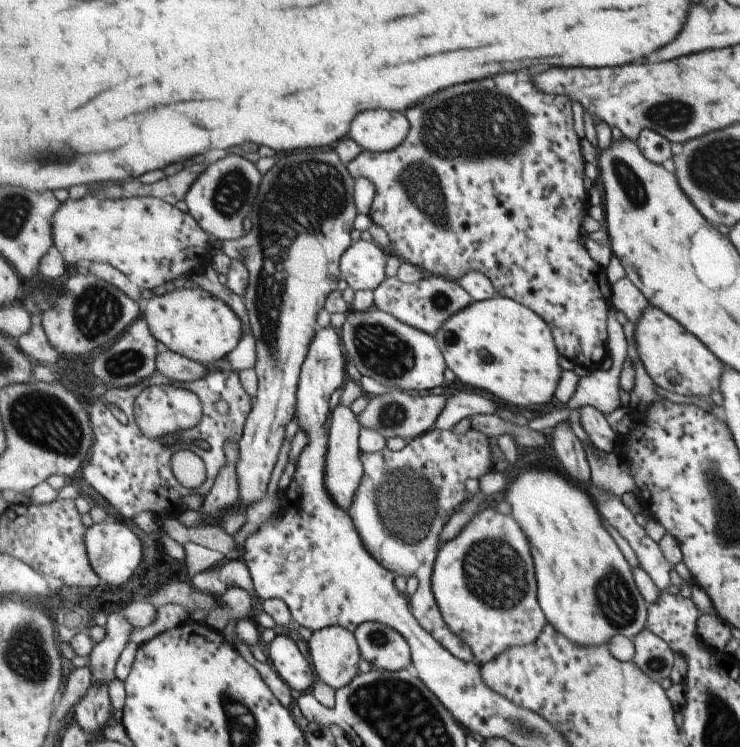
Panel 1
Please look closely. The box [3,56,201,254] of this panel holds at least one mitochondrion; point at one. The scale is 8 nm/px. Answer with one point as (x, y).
(62, 155)

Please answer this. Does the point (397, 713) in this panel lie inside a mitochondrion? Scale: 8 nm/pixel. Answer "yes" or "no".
yes

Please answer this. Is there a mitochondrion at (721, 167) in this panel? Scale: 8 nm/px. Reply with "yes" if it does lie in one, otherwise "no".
yes

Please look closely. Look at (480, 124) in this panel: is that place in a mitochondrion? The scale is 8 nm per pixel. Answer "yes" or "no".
yes

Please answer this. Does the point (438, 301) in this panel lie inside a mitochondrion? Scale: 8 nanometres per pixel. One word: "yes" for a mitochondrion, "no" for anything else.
yes

